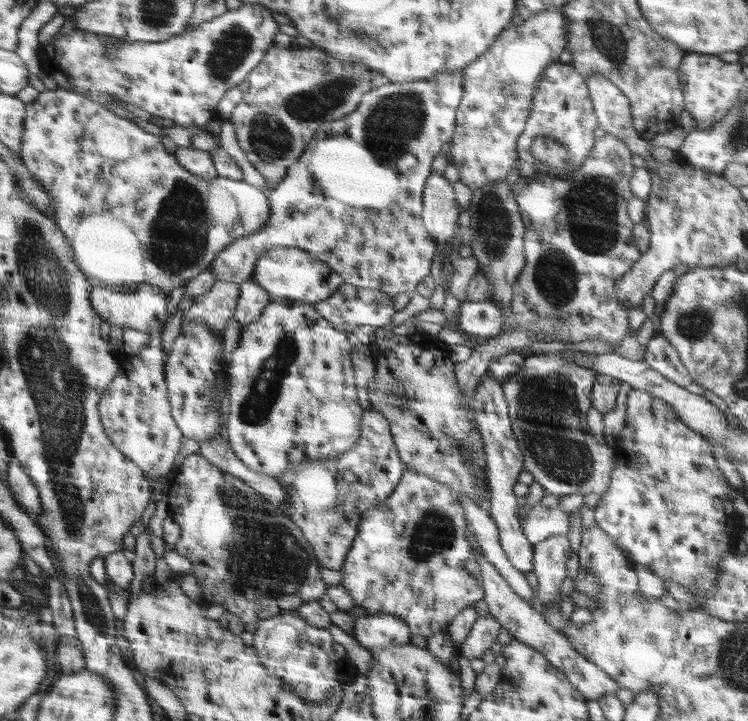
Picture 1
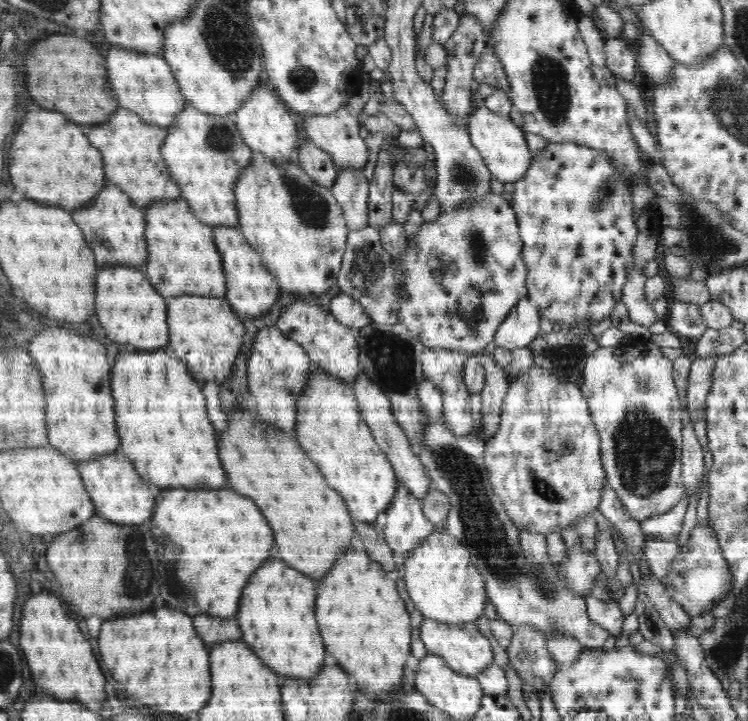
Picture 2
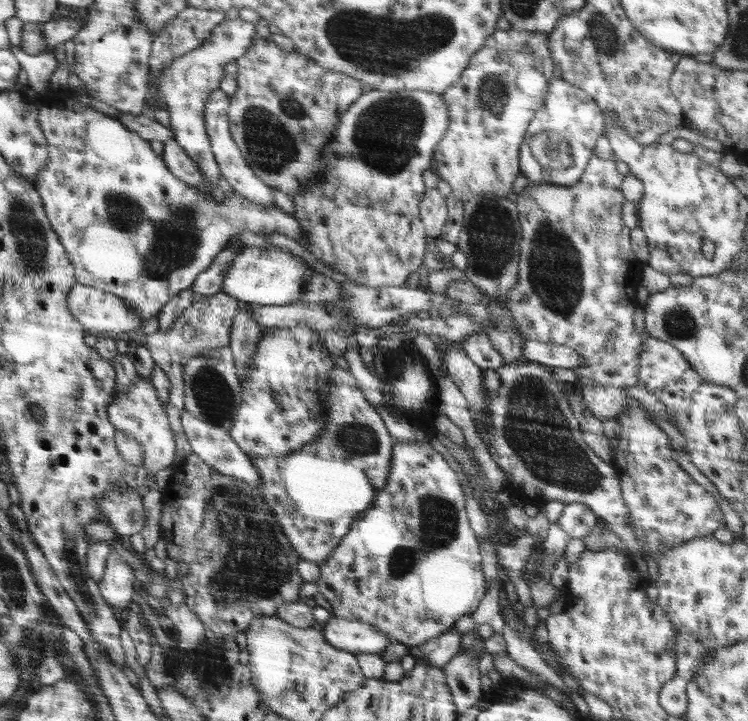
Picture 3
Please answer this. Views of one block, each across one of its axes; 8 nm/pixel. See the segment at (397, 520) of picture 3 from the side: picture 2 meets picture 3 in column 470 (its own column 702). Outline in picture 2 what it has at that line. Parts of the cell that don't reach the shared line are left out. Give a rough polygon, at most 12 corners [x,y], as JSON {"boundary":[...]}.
{"boundary":[[698,523],[662,582],[692,616],[731,592],[709,523]]}

